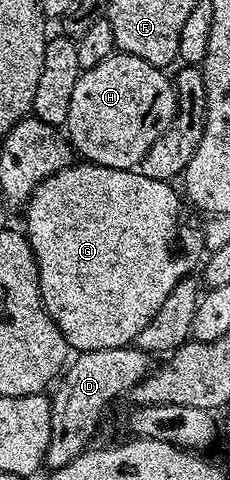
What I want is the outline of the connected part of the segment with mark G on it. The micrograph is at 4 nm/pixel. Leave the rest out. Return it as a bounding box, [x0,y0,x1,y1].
[23,163,206,353]

